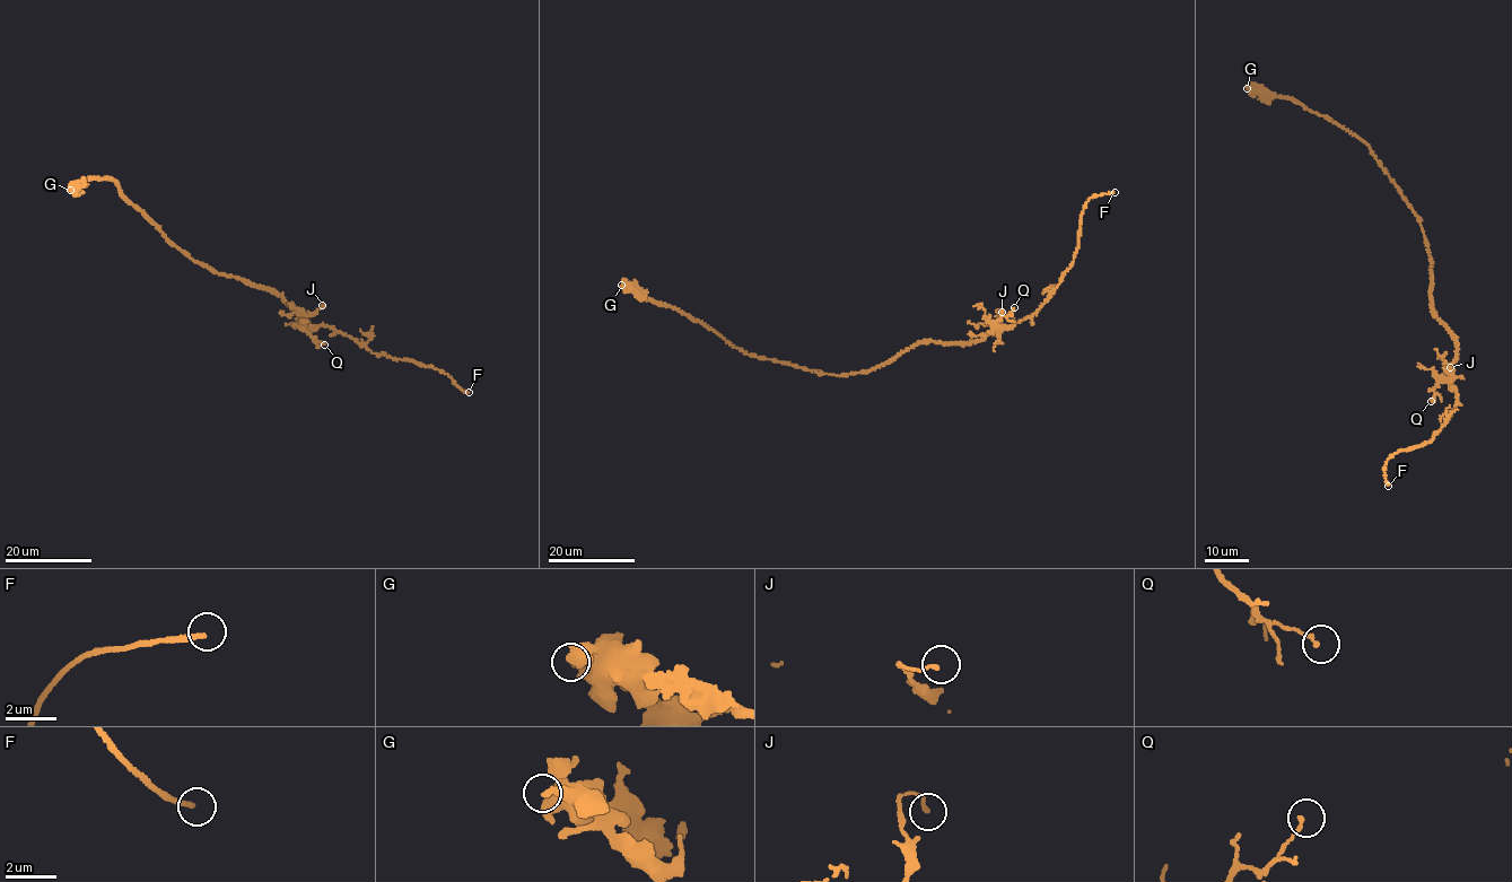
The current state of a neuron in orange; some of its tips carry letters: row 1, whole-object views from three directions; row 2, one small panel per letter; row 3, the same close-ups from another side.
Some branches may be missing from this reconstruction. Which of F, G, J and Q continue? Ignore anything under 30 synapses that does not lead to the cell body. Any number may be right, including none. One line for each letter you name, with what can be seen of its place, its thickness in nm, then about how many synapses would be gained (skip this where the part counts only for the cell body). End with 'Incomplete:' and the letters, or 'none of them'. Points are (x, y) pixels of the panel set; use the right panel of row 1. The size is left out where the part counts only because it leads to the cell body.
F: place (1388, 486); calibre 190 nm
Incomplete: F

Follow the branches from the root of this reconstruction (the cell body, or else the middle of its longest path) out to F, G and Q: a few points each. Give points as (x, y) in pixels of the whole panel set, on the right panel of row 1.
F: (1430, 293), (1434, 314), (1457, 345), (1452, 383), (1457, 401), (1430, 442), (1389, 457), (1384, 471), (1388, 486)
G: (1430, 293), (1430, 260), (1423, 229), (1412, 207), (1369, 146), (1296, 101), (1247, 88)
Q: (1430, 293), (1434, 314), (1457, 345), (1450, 377), (1438, 382), (1431, 401)

